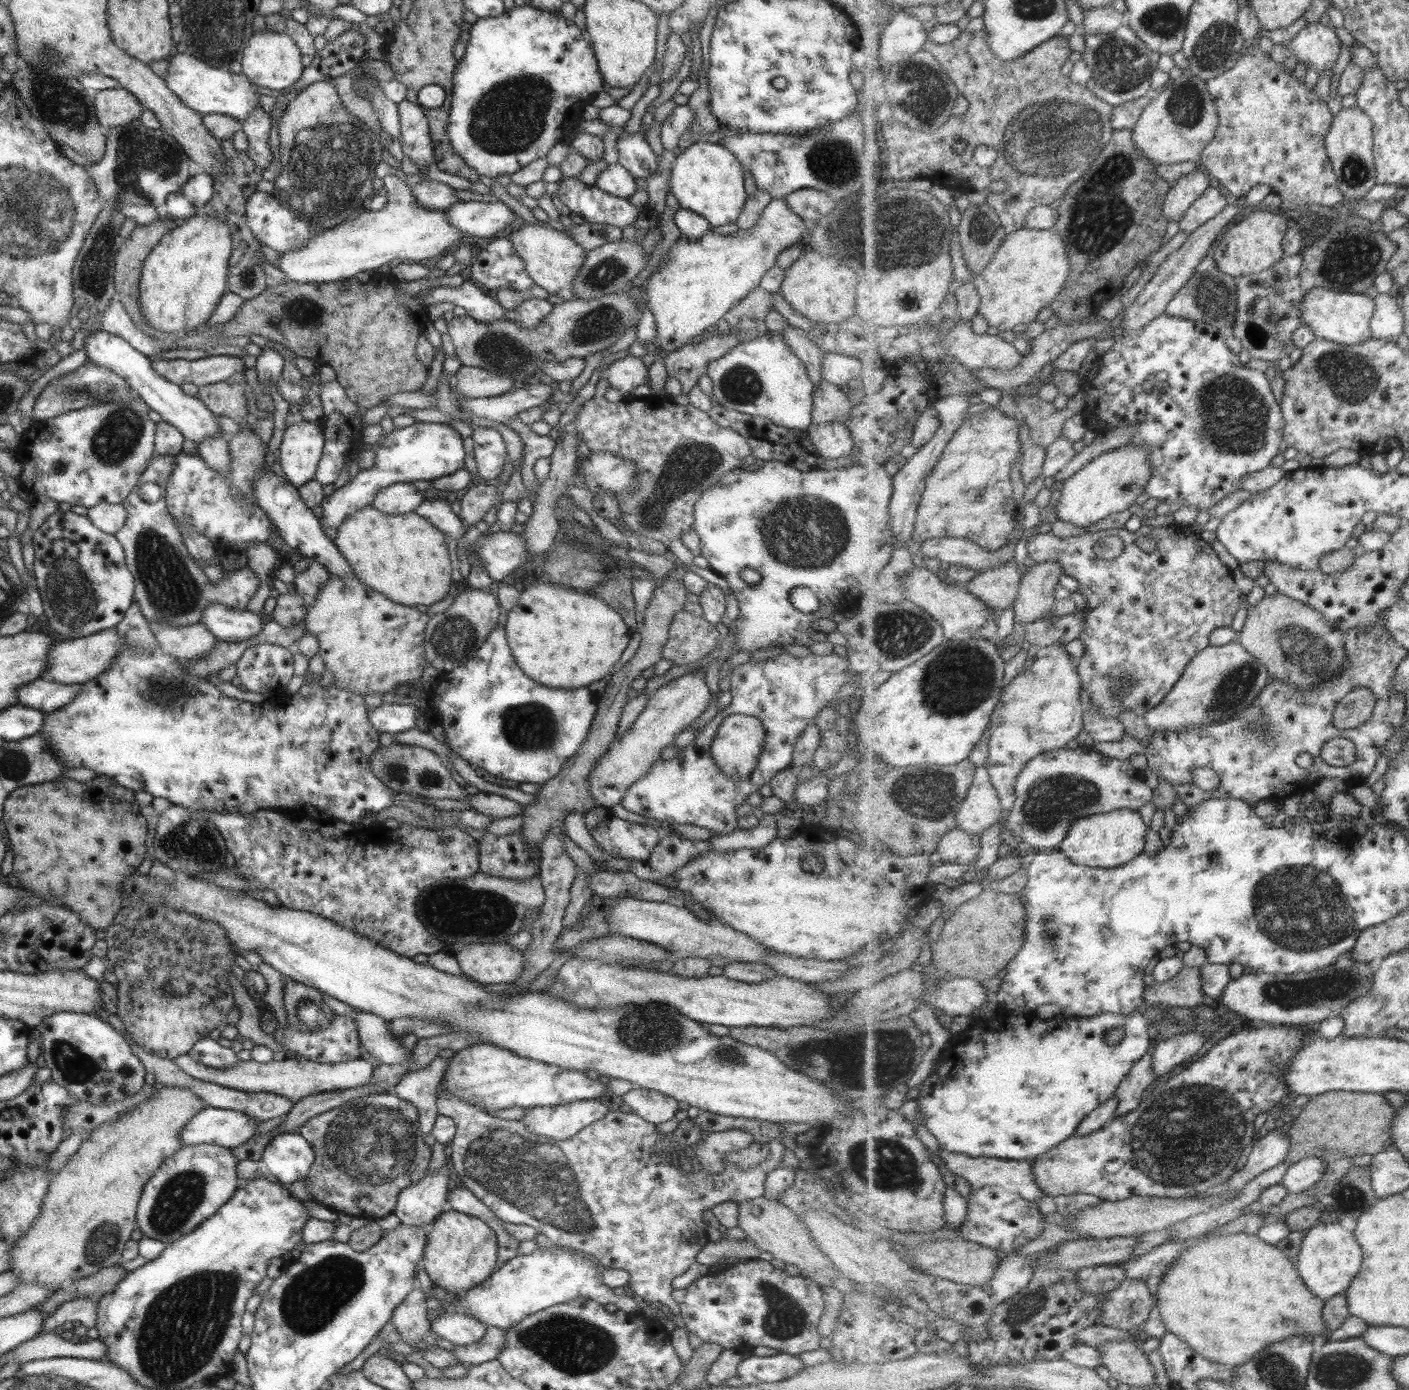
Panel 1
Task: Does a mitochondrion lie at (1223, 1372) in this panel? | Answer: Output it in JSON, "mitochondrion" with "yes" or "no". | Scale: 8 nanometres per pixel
{"mitochondrion":"no"}

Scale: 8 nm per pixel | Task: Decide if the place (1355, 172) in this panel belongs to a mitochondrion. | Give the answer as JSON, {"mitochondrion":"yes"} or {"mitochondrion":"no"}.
{"mitochondrion":"yes"}

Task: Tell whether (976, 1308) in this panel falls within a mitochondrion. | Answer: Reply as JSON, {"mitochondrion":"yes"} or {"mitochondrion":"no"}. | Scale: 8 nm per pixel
{"mitochondrion":"no"}

